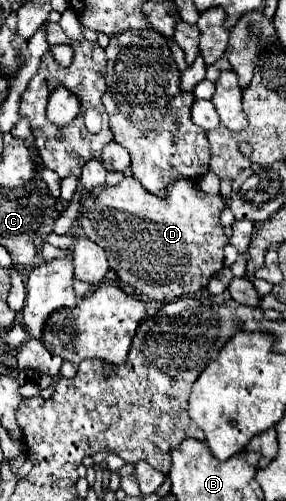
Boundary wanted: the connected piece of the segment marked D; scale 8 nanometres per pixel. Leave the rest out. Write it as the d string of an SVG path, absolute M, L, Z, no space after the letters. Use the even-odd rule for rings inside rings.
M129 176L119 184L103 190L97 198L89 194L85 200L81 200L81 204L81 226L85 236L105 250L109 268L119 276L119 280L135 288L135 292L141 296L159 302L171 302L175 298L195 294L207 288L209 278L223 268L223 248L227 238L219 214L225 208L225 200L219 194L211 196L201 192L193 180L173 182L167 198L157 198L143 190L143 186L139 186L133 176Z

